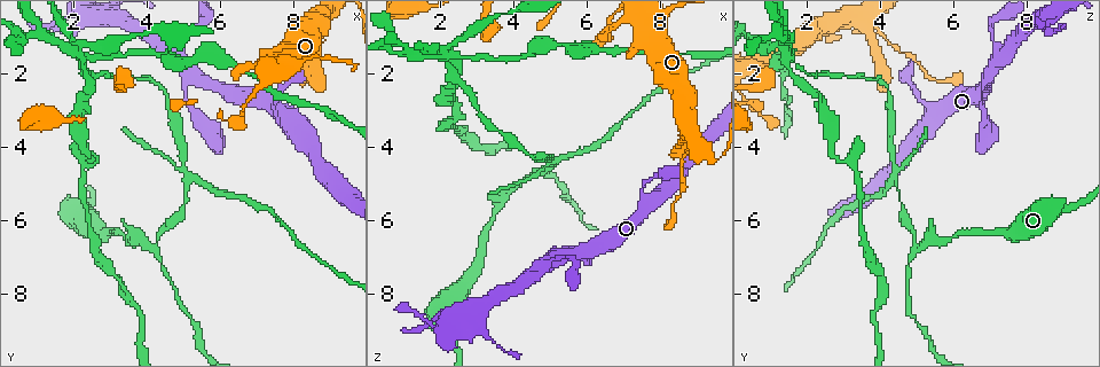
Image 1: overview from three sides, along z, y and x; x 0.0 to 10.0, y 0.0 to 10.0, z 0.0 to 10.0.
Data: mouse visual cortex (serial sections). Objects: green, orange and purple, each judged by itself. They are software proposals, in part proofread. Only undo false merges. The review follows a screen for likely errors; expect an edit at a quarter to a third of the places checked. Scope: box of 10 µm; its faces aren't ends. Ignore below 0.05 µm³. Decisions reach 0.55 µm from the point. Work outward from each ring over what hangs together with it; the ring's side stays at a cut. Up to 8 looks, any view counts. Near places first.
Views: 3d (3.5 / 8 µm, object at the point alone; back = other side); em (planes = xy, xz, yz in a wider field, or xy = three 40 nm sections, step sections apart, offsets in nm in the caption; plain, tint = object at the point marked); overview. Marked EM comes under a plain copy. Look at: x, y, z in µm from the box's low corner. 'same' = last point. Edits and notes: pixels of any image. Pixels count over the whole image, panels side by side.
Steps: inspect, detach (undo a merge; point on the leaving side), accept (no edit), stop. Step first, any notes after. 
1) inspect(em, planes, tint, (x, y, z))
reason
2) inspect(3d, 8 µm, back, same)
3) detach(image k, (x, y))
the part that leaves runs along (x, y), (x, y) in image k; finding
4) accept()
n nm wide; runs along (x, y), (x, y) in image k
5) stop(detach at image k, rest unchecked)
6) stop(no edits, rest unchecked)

inspect(3d, 3.5 µm, (5.55, 0.70, 7.05))

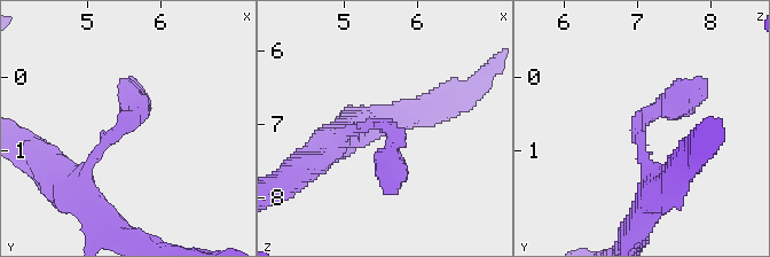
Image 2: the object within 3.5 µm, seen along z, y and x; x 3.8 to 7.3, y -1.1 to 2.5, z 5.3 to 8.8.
inspect(em, xy, step 1, tint, (5.55, 0.60, 7.00))
arms of 200, 350 nm

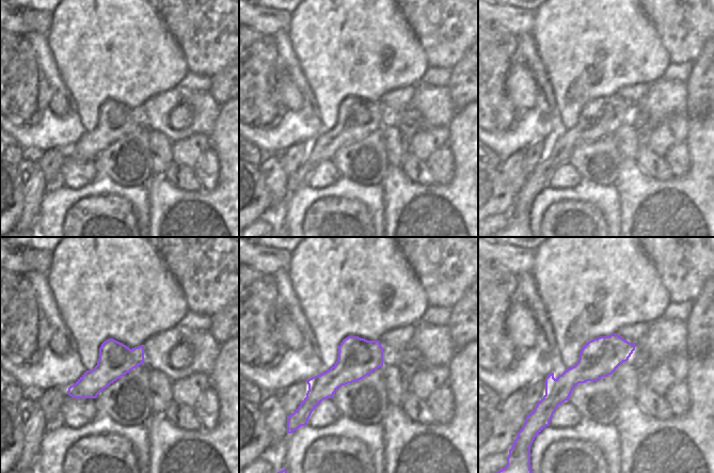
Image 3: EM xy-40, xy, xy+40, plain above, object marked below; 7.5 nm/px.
accept()
one cell here

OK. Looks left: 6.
inspect(3d, 8 µm, (8.70, 0.65, 3.75))
small branch off a trunk

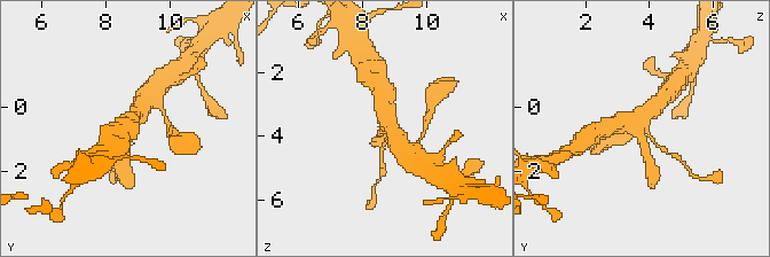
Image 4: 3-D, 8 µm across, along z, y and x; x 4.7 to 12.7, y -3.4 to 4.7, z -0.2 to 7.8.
inspect(3d, 3.5 µm, same)

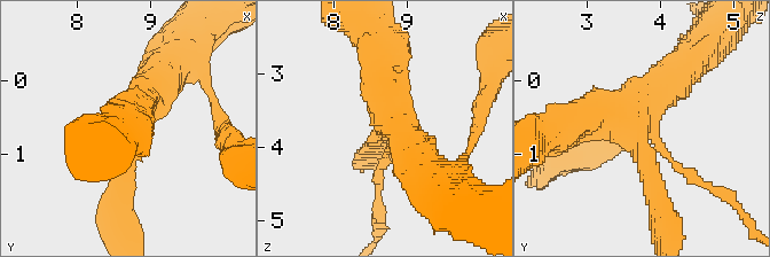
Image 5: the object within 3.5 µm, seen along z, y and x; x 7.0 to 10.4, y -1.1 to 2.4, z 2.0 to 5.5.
detach(image 5, (378, 172))
4 arms; arms of 100, 250, 500, 500 nm; the part that leaves runs along (389, 150), (378, 169), (378, 227) in image 5; a second cell is stuck on

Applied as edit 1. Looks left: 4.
inspect(overview)
redraw

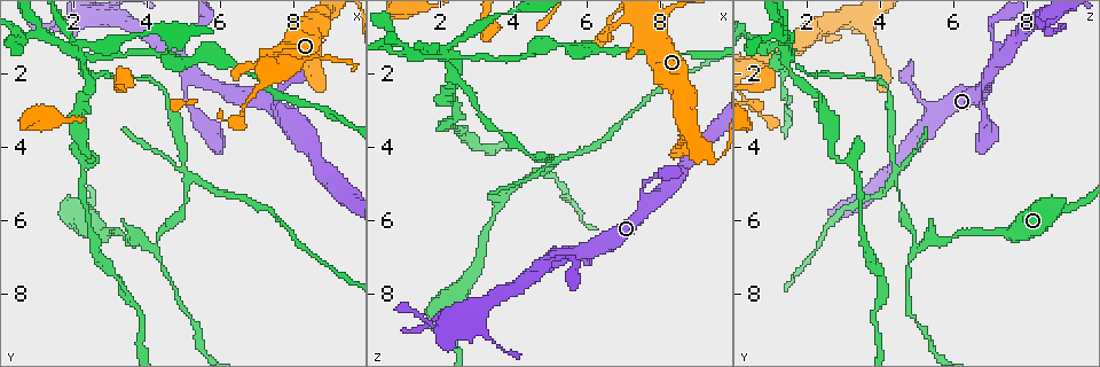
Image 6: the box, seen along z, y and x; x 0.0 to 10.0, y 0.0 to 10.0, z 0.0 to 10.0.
inspect(3d, 3.5 µm, (4.20, 6.80, 5.05))
a narrow waist

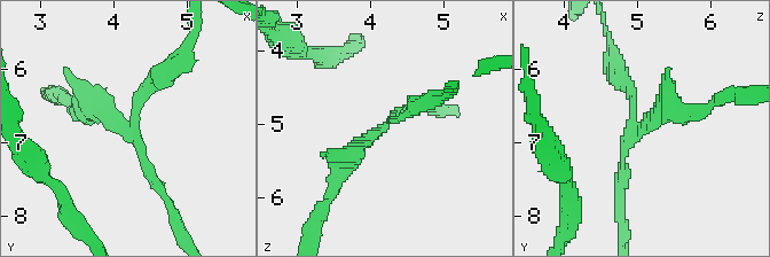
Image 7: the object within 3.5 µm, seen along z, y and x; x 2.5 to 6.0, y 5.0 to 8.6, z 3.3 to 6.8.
inspect(em, xy, step 3, tint, (4.20, 6.75, 5.05))
3 arms; arms of 150, 200, 300 nm; shape alone is not enough

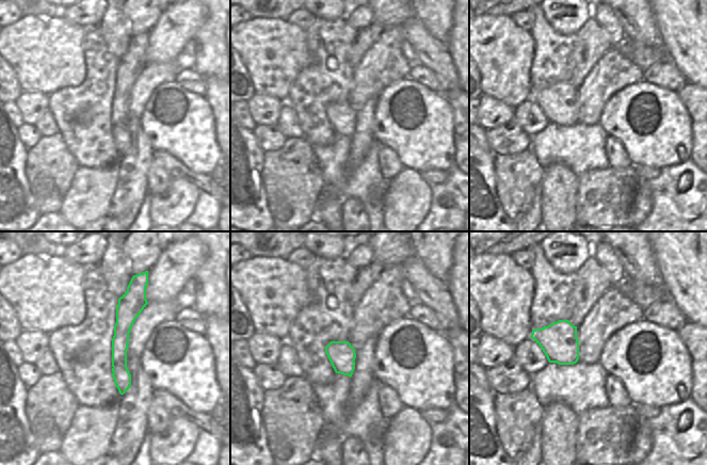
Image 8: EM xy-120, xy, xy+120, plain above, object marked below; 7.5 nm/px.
detach(image 7, (149, 90))
the part that leaves runs along (132, 124), (188, 36) in image 7; a second cell is stuck on

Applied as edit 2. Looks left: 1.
stop(detach at image 5, detach at image 7, rest unchecked)

